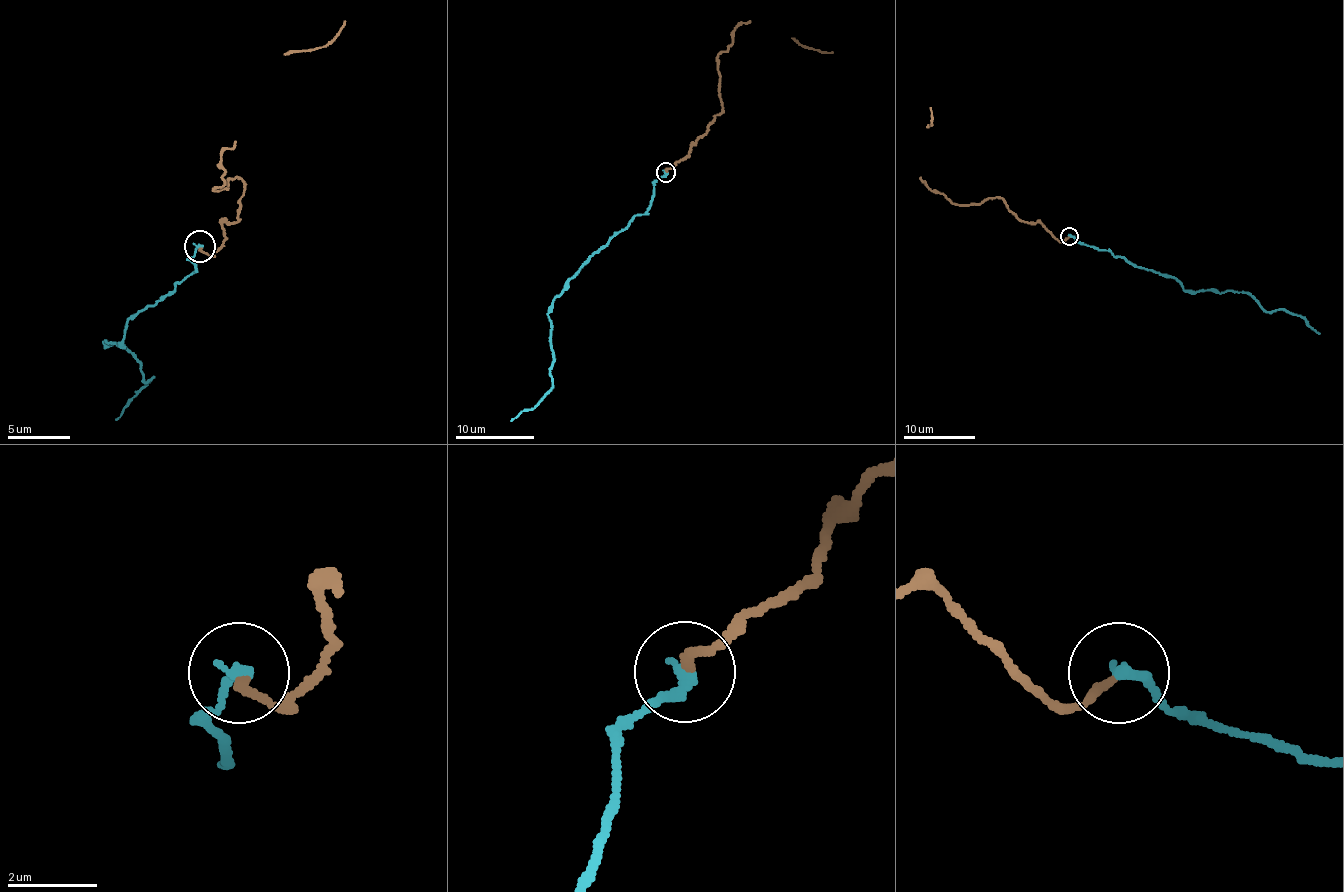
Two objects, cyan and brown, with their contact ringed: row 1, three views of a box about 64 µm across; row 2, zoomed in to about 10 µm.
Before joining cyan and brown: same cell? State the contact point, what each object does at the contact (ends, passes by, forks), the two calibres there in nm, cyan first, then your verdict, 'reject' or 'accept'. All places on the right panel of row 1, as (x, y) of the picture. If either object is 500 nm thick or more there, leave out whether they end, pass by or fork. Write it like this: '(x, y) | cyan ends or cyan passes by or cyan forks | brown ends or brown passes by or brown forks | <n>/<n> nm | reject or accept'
(1069, 236) | cyan ends | brown ends | 280/190 nm | accept

